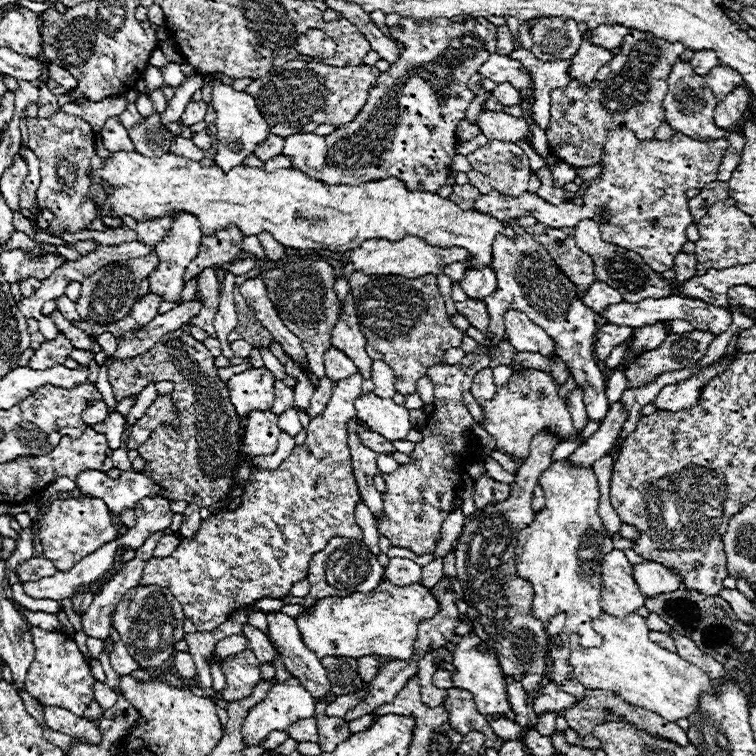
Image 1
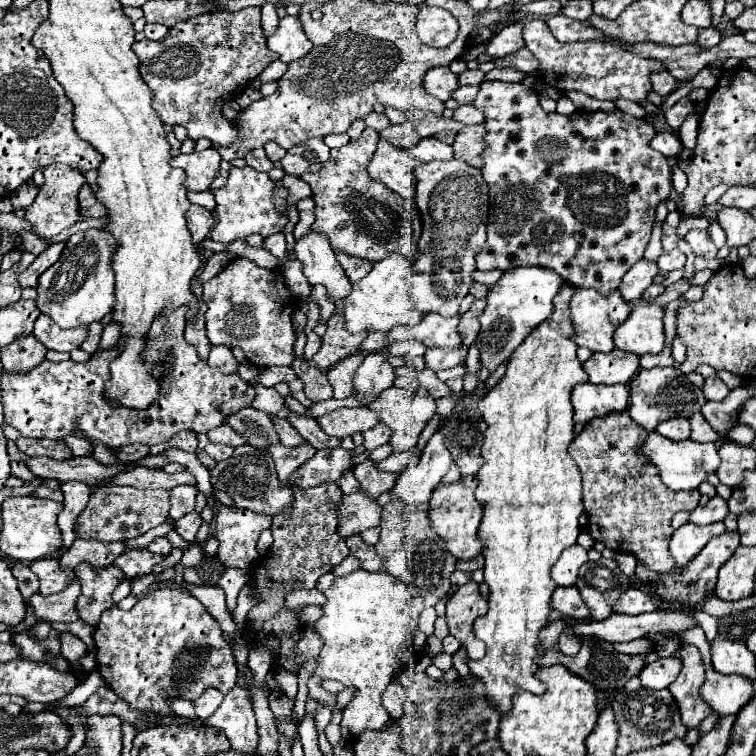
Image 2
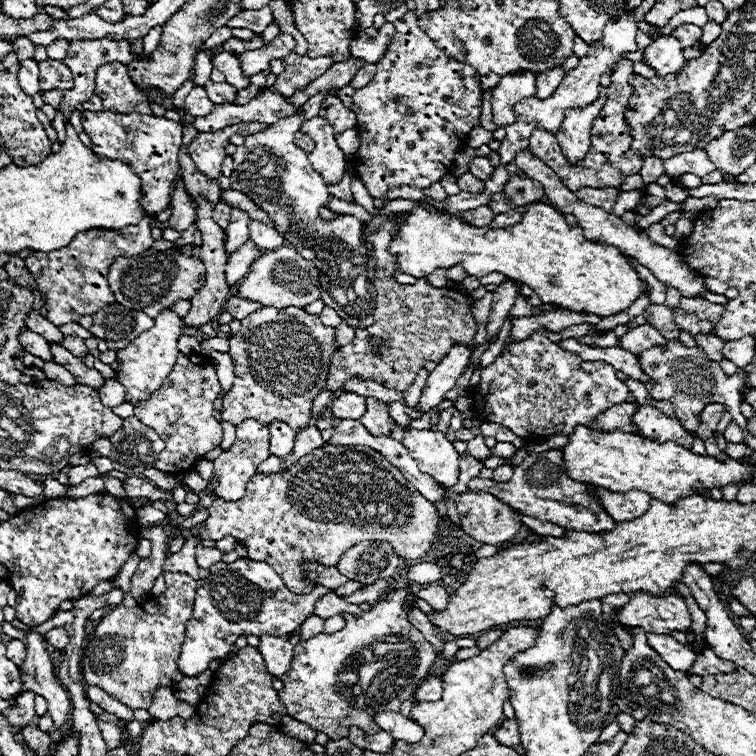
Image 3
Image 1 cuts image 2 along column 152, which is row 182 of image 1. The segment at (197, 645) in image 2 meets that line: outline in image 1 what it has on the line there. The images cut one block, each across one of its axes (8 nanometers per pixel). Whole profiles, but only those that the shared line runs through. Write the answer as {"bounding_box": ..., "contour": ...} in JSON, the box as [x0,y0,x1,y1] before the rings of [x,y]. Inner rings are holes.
{"bounding_box":[474,128,726,274],"contour":[[[616,128],[606,138],[602,174],[586,188],[584,206],[570,202],[554,206],[534,192],[504,196],[492,190],[476,200],[474,210],[490,214],[496,220],[516,220],[530,214],[544,226],[560,228],[576,228],[580,220],[594,220],[600,226],[604,242],[640,254],[644,262],[652,266],[652,270],[662,274],[674,266],[676,254],[688,242],[686,228],[694,222],[684,194],[690,188],[706,188],[706,184],[716,182],[718,164],[726,148],[726,138],[700,142],[678,132],[670,140],[638,140],[632,130]],[[602,208],[608,208],[608,222],[602,222]]]}

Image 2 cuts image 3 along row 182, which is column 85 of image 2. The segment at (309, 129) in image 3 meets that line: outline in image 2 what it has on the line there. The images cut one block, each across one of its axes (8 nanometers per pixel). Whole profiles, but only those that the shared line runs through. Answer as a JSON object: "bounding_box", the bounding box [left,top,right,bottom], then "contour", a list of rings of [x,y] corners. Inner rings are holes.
{"bounding_box":[32,314,88,352],"contour":[[[40,314],[36,320],[36,328],[32,330],[32,336],[42,342],[48,350],[56,350],[56,352],[72,352],[74,348],[80,348],[80,344],[84,342],[84,336],[88,336],[88,328],[70,328],[70,330],[62,330],[56,328],[56,324],[52,324],[52,320],[48,320],[48,316]]]}

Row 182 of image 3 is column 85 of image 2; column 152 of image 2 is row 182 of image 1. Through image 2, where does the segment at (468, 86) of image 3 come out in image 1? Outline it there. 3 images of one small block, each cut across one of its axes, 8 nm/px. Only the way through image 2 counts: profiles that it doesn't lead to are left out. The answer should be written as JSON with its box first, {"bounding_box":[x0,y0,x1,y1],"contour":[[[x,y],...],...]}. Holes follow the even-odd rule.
{"bounding_box":[282,18,496,192],"contour":[[[402,18],[398,26],[390,28],[390,34],[400,48],[400,62],[378,76],[364,108],[352,122],[338,126],[328,136],[292,134],[284,138],[282,156],[292,160],[294,170],[302,170],[324,184],[362,184],[368,180],[398,178],[412,192],[438,192],[446,184],[456,146],[454,130],[474,100],[466,82],[488,60],[488,54],[496,52],[496,26],[486,18],[432,18],[428,22]]]}

